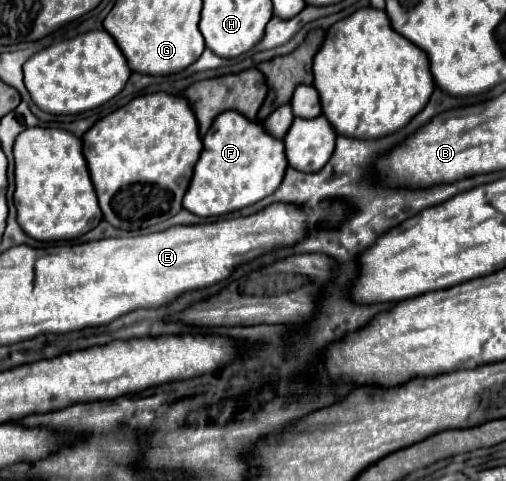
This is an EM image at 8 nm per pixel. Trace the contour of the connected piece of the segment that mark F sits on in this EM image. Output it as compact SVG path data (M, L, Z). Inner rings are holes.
M228 110L216 118L204 136L204 150L184 196L184 208L196 216L210 218L250 206L280 186L286 166L284 140L270 136L260 122L252 122L240 112Z

